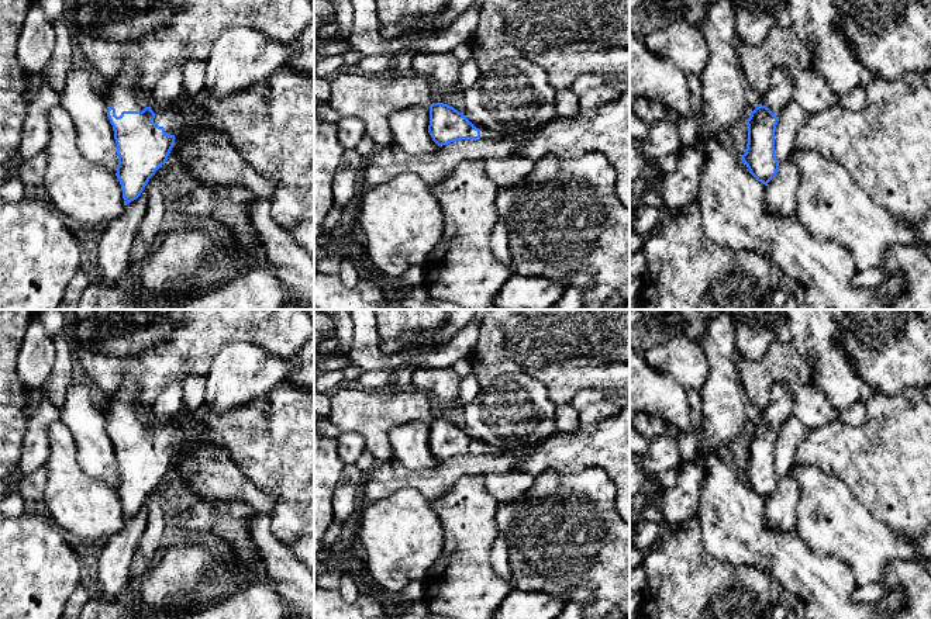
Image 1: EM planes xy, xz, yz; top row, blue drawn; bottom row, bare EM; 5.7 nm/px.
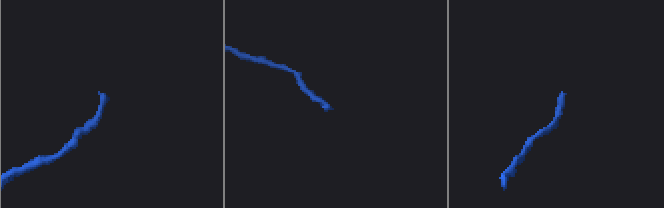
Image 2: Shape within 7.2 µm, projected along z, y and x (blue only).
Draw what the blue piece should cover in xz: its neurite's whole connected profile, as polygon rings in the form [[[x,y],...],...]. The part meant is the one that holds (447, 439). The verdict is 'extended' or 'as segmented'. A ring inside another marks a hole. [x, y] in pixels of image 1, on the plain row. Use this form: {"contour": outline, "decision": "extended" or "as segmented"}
{"contour": [[[444,418],[430,421],[428,447],[438,461],[462,454],[500,454],[504,452],[482,440],[472,439],[463,428]]], "decision": "extended"}

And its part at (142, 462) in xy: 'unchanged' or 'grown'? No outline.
grown

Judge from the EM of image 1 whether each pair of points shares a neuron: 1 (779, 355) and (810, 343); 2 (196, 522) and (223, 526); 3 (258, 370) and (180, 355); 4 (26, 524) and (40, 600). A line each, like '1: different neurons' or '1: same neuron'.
1: different neurons
2: same neuron
3: different neurons
4: same neuron

